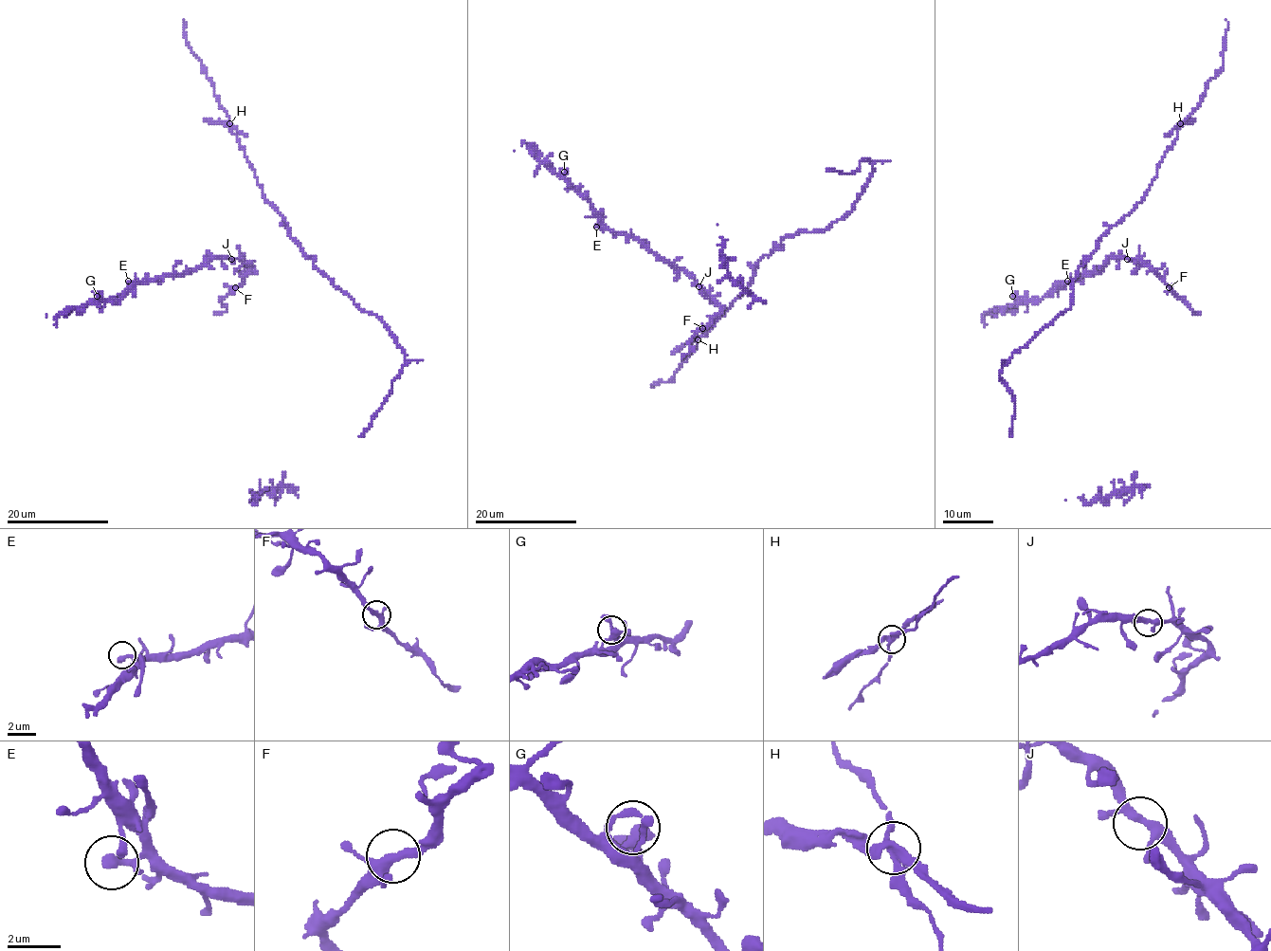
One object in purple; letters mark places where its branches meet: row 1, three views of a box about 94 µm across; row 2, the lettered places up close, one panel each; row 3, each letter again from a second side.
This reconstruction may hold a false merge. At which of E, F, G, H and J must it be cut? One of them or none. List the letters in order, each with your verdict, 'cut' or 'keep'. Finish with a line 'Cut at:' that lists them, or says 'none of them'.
E: keep
F: keep
G: keep
H: cut
J: keep
Cut at: H

